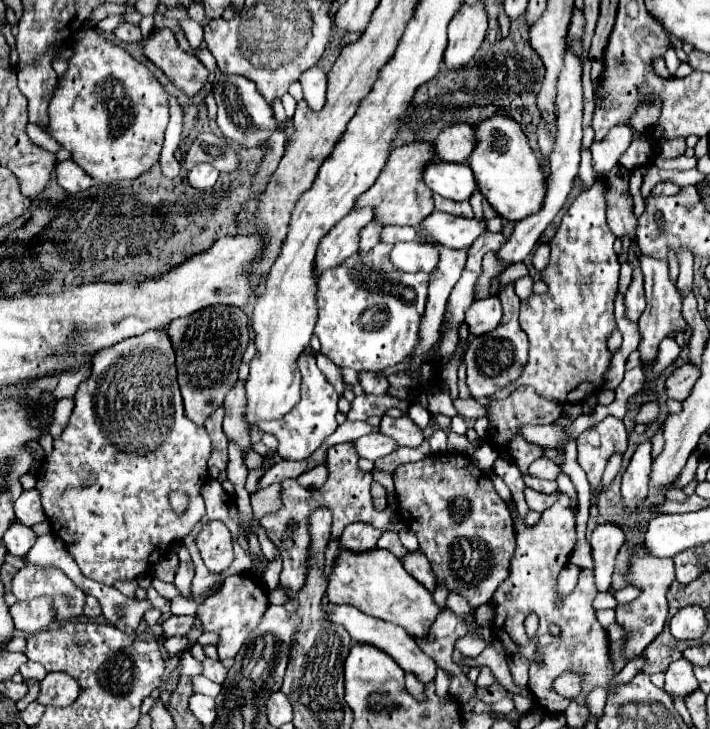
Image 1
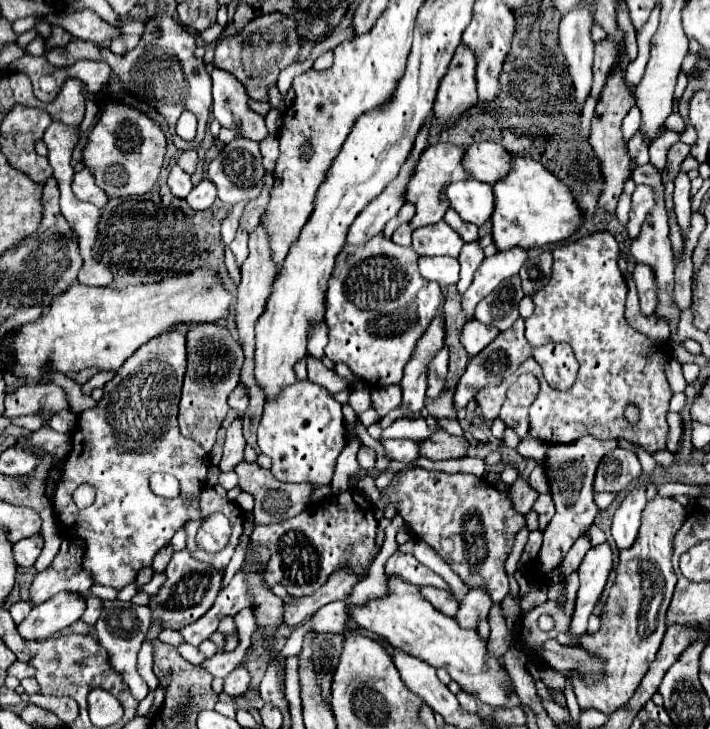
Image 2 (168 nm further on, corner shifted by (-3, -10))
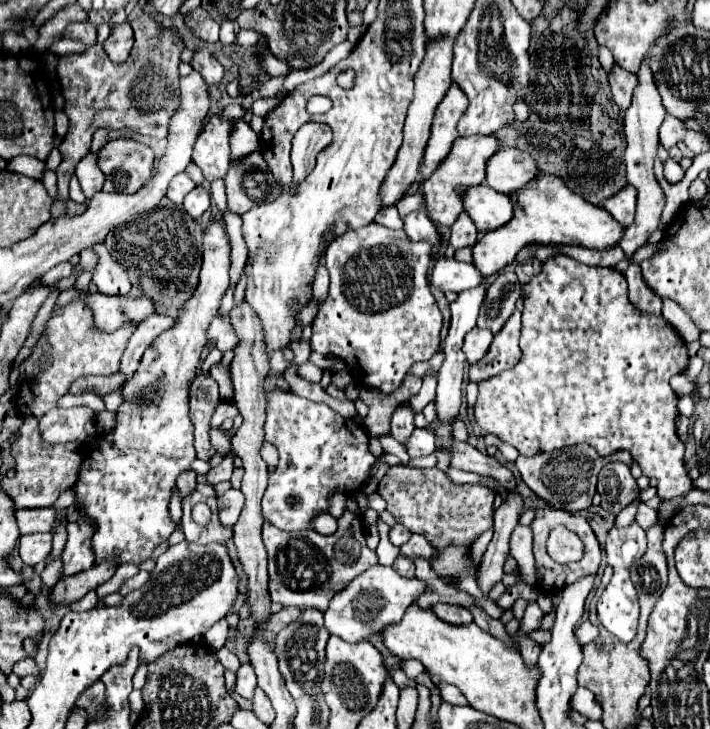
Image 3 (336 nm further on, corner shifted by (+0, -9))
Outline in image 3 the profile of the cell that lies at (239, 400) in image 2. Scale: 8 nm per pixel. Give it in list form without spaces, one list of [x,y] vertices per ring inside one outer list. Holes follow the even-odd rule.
[[[222,403],[222,405],[218,405],[218,409],[214,411],[214,419],[212,419],[212,427],[218,427],[224,419],[234,419],[238,415],[238,409],[234,407],[234,405],[228,405],[228,403]]]

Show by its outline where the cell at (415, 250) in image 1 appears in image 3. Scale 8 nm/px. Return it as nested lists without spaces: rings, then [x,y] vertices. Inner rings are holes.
[[[442,257],[436,261],[432,271],[432,283],[440,291],[462,293],[466,289],[474,289],[482,283],[482,273],[472,263],[456,261],[454,257]]]

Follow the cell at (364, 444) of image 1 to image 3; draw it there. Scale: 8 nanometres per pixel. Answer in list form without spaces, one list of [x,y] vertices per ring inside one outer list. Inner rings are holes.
[[[416,429],[410,437],[410,441],[406,443],[408,455],[410,457],[422,457],[422,455],[434,453],[434,449],[436,449],[434,441],[436,441],[436,437],[432,437],[430,429]]]

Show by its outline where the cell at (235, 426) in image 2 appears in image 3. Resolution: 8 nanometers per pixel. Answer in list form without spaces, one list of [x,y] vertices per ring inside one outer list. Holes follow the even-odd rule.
[[[226,455],[226,459],[224,459],[220,465],[216,465],[214,469],[210,469],[210,473],[206,473],[206,483],[214,487],[214,485],[218,485],[220,481],[230,481],[232,471],[234,471],[232,459],[234,459],[234,455]]]

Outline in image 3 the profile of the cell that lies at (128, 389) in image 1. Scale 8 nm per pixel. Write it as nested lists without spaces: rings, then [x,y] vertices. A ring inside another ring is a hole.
[[[212,221],[204,229],[202,269],[200,269],[200,281],[194,295],[182,305],[178,317],[174,319],[172,329],[156,337],[154,343],[146,349],[138,371],[120,389],[126,401],[116,411],[118,413],[116,427],[110,433],[98,437],[100,447],[90,449],[84,457],[80,479],[76,483],[76,493],[78,493],[78,503],[86,505],[86,513],[96,521],[96,527],[98,527],[92,539],[96,561],[108,555],[118,555],[120,563],[126,561],[126,563],[140,565],[152,555],[154,547],[166,541],[174,531],[174,523],[168,511],[172,487],[176,485],[176,477],[184,469],[188,469],[190,463],[196,459],[194,435],[192,435],[194,427],[188,415],[188,389],[198,371],[200,353],[208,343],[206,331],[212,319],[218,315],[220,301],[228,289],[228,269],[230,269],[230,237],[224,221]]]

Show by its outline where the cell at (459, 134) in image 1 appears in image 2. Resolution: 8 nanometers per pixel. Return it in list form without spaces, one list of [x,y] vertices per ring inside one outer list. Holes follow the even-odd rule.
[[[479,142],[465,150],[461,166],[479,182],[493,184],[507,174],[511,154],[495,142]]]

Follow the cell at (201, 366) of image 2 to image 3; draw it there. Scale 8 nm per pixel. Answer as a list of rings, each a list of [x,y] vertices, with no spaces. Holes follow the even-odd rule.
[[[198,373],[190,387],[190,419],[194,423],[196,457],[202,461],[210,461],[216,453],[208,439],[210,419],[216,401],[218,401],[218,383],[212,377],[204,377],[202,373]]]

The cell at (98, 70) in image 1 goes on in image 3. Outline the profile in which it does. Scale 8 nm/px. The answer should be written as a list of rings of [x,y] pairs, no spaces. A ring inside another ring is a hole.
[[[110,141],[98,157],[98,167],[106,173],[104,191],[136,193],[152,175],[154,153],[142,143]]]

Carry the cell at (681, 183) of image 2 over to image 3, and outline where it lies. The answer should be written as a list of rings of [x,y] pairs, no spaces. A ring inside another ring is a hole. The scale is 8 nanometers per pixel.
[[[666,159],[664,163],[664,177],[670,181],[670,183],[678,183],[682,177],[684,177],[684,169],[674,161],[674,159]]]

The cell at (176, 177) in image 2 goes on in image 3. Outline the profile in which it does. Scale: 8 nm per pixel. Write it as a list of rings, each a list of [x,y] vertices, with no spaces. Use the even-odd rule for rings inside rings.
[[[180,173],[180,175],[176,175],[176,177],[170,181],[170,187],[168,187],[166,197],[168,197],[172,203],[182,205],[182,199],[184,199],[194,187],[196,187],[194,181],[192,181],[186,173]]]

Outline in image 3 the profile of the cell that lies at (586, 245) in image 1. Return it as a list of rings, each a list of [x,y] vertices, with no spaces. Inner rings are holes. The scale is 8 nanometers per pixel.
[[[556,255],[552,259],[548,259],[542,265],[542,271],[526,285],[522,285],[522,299],[524,299],[524,309],[522,309],[522,333],[520,333],[520,349],[522,349],[522,357],[518,361],[516,367],[512,367],[510,371],[500,373],[498,377],[492,377],[488,381],[478,383],[480,393],[474,405],[476,411],[476,421],[478,425],[486,431],[496,435],[500,441],[506,441],[510,445],[514,445],[520,455],[524,457],[532,457],[536,453],[550,453],[554,449],[562,449],[568,445],[576,445],[576,443],[588,443],[592,447],[596,447],[596,451],[600,453],[600,457],[608,457],[616,451],[630,451],[630,455],[634,457],[634,461],[640,465],[642,473],[646,477],[656,477],[658,479],[658,495],[662,499],[672,499],[678,495],[684,495],[692,489],[692,481],[686,475],[686,467],[684,467],[684,445],[678,439],[676,433],[676,417],[678,417],[678,395],[672,391],[670,387],[670,377],[676,373],[682,373],[688,369],[688,349],[686,349],[686,341],[678,335],[678,331],[662,317],[662,315],[650,315],[650,313],[642,313],[638,311],[630,299],[628,299],[628,287],[626,287],[626,279],[622,273],[618,273],[616,269],[608,269],[608,267],[590,267],[590,265],[582,265],[572,257],[566,255]]]

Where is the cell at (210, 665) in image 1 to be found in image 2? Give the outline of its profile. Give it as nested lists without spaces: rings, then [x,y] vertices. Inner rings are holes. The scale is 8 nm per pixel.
[[[235,668],[227,678],[225,678],[225,686],[223,692],[229,696],[241,696],[247,688],[249,688],[251,676],[247,672],[247,668]]]

